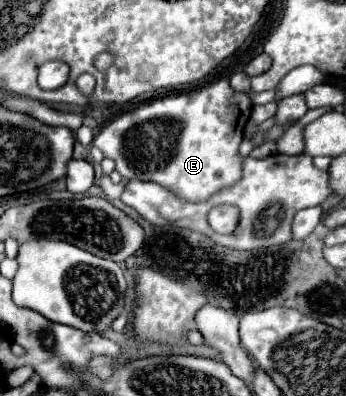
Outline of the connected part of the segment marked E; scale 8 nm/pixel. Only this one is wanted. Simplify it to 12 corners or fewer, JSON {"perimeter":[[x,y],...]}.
{"perimeter":[[225,79],[122,114],[92,146],[204,202],[242,174]]}

